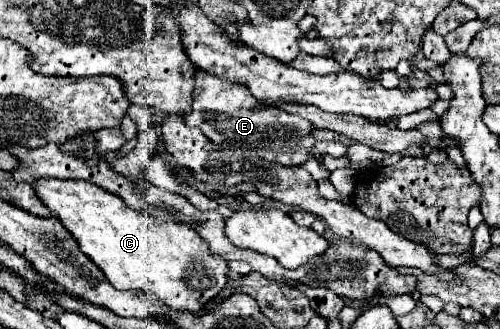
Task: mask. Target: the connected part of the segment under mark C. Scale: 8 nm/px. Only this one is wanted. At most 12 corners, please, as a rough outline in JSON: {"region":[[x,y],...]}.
{"region":[[82,179],[36,193],[116,289],[198,313],[228,263]]}

